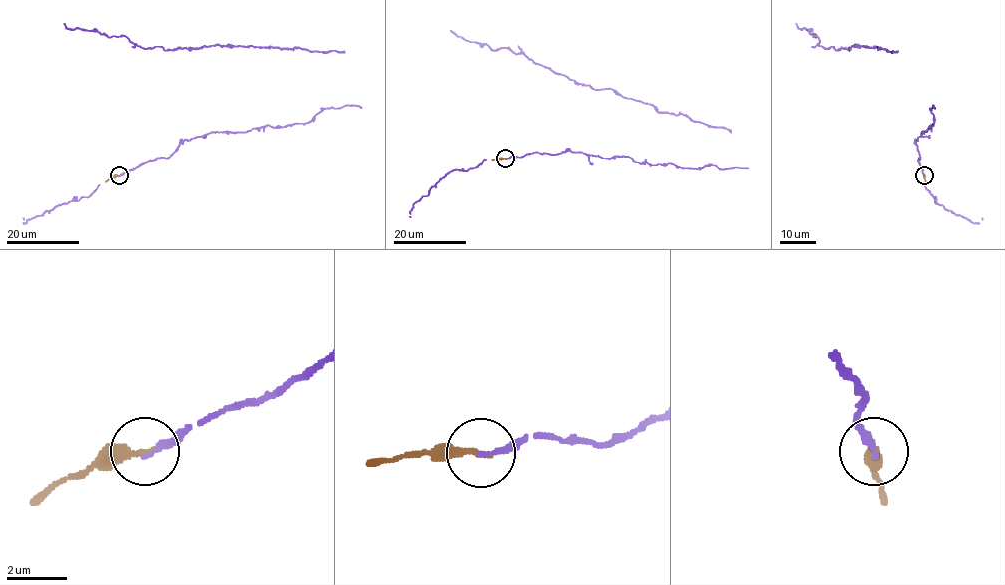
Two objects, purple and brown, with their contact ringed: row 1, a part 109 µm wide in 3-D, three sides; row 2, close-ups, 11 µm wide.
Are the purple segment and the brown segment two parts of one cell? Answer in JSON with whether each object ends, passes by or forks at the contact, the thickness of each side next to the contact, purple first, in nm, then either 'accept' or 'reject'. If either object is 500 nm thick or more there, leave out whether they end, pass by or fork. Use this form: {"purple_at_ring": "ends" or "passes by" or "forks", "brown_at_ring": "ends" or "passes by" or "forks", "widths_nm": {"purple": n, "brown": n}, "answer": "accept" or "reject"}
{"purple_at_ring": "ends", "brown_at_ring": "ends", "widths_nm": {"purple": 190, "brown": 280}, "answer": "accept"}

